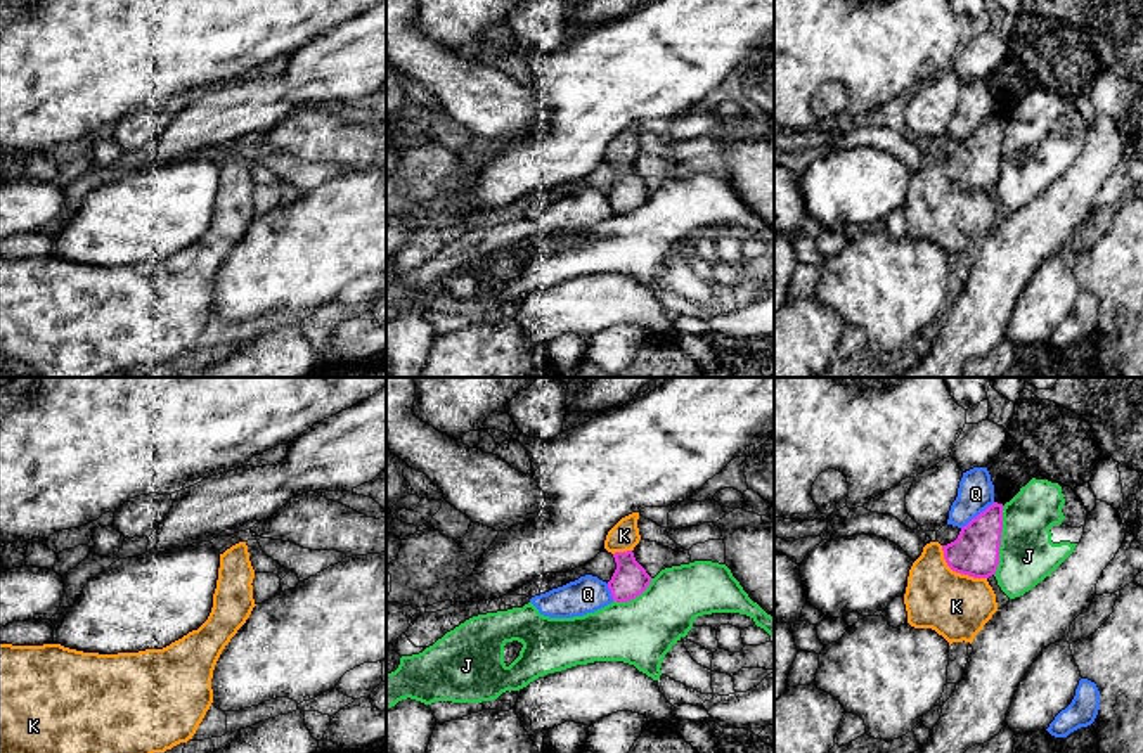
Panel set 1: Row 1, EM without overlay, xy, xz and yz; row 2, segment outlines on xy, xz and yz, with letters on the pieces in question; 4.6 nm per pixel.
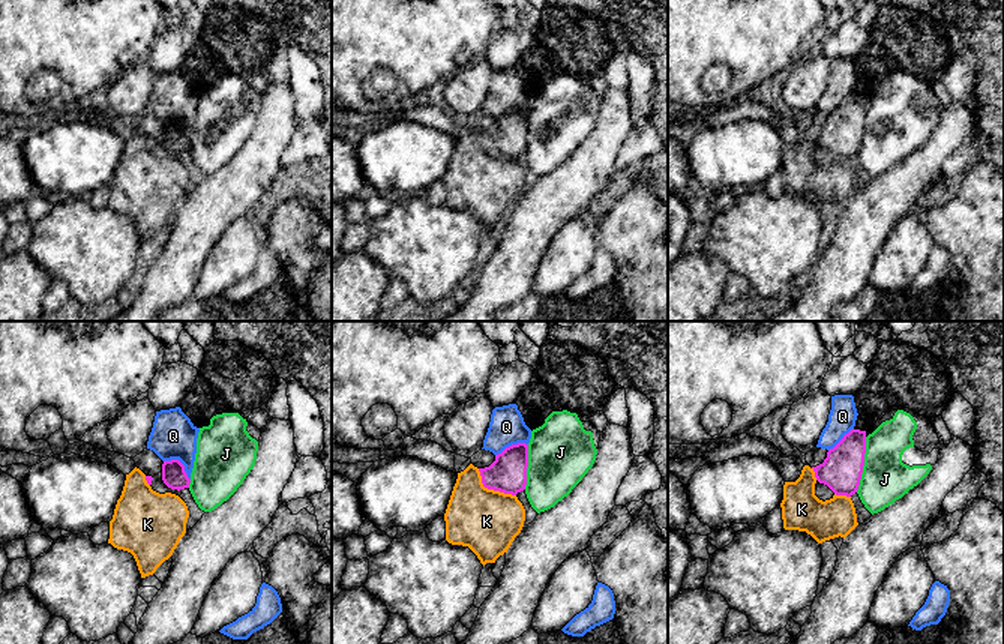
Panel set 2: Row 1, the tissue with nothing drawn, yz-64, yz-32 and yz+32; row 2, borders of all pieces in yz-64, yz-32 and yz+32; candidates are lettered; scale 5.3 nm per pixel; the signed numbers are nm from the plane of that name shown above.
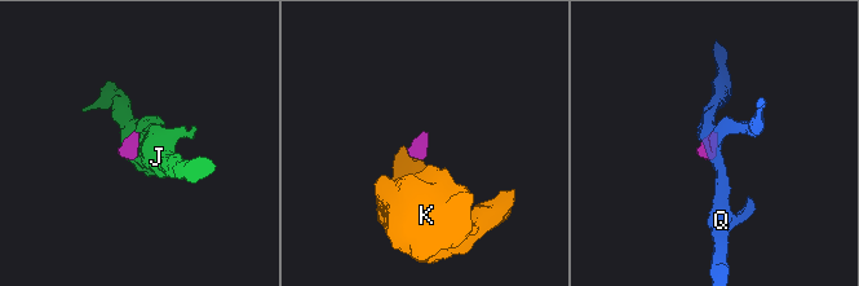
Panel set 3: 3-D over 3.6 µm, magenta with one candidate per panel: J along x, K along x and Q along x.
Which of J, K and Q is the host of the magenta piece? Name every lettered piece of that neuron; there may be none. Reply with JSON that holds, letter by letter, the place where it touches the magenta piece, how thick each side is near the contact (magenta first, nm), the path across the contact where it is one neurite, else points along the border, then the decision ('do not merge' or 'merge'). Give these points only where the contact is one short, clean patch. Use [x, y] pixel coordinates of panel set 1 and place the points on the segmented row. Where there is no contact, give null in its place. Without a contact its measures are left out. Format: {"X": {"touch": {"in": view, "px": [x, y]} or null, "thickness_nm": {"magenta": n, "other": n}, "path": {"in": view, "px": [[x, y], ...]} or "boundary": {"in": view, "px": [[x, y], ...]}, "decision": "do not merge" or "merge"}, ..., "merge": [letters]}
{"J": {"touch": {"in": "yz", "px": [1000, 540]}, "thickness_nm": {"magenta": 220, "other": 260}, "boundary": {"in": "yz", "px": [[1005, 506], [1000, 534], [1000, 563], [993, 573]]}, "decision": "do not merge"}, "K": {"touch": {"in": "yz", "px": [958, 572]}, "thickness_nm": {"magenta": 220, "other": 300}, "path": {"in": "yz", "px": [[975, 553], [958, 572], [956, 606]]}, "decision": "merge"}, "Q": {"touch": {"in": "yz", "px": [979, 514]}, "thickness_nm": {"magenta": 220, "other": 170}, "boundary": {"in": "yz", "px": [[994, 502], [962, 528]]}, "decision": "do not merge"}, "merge": ["K"]}

